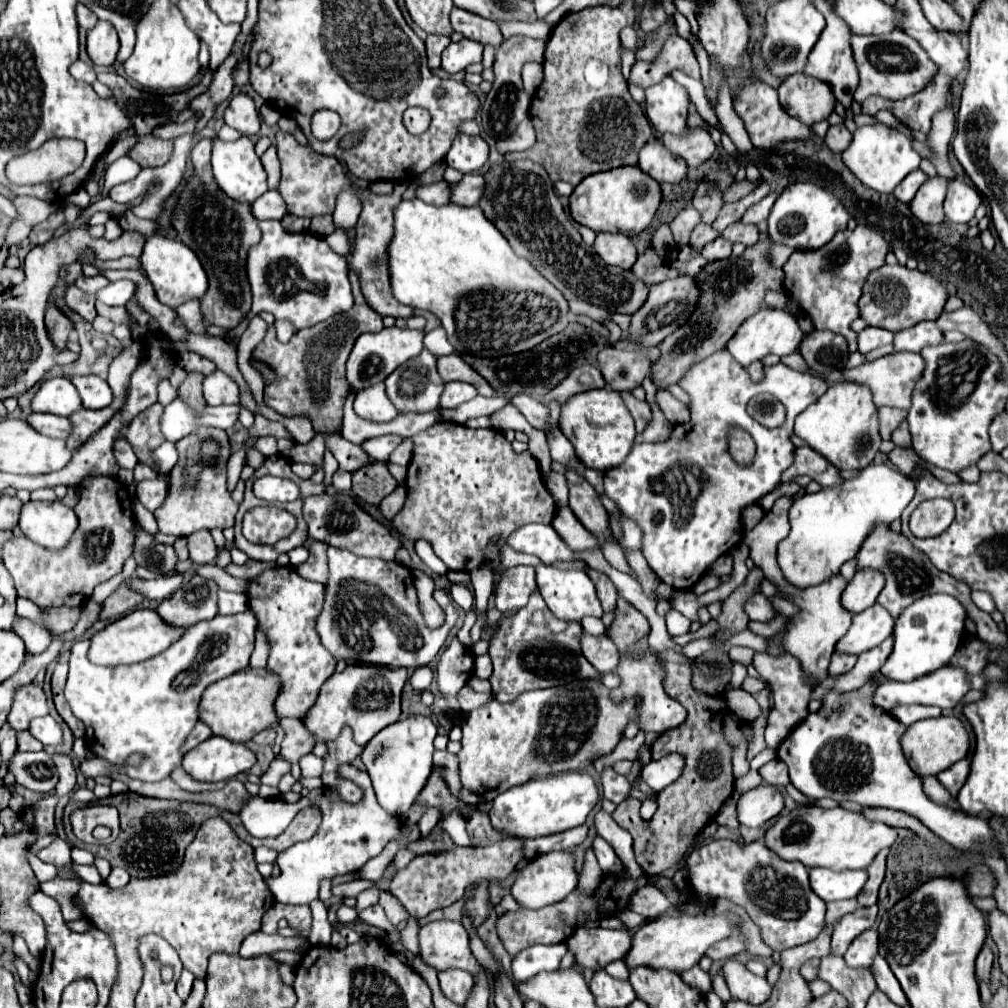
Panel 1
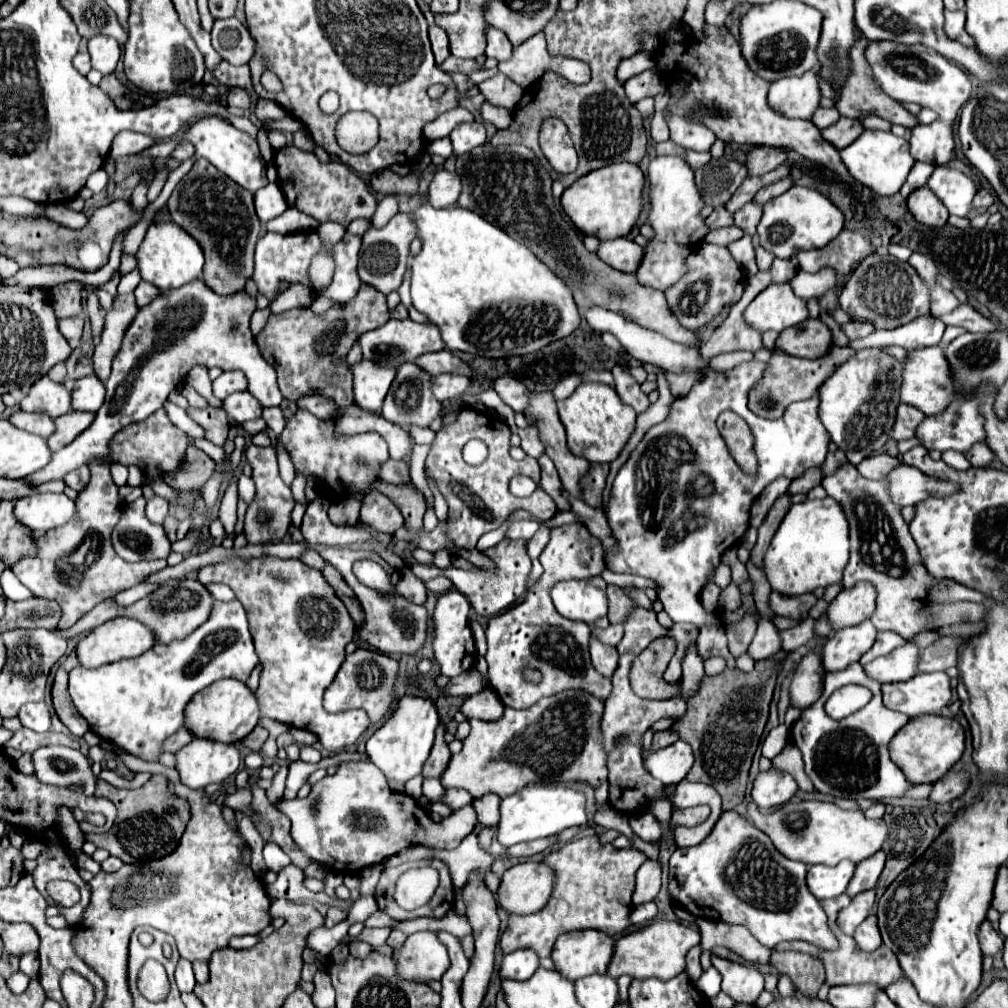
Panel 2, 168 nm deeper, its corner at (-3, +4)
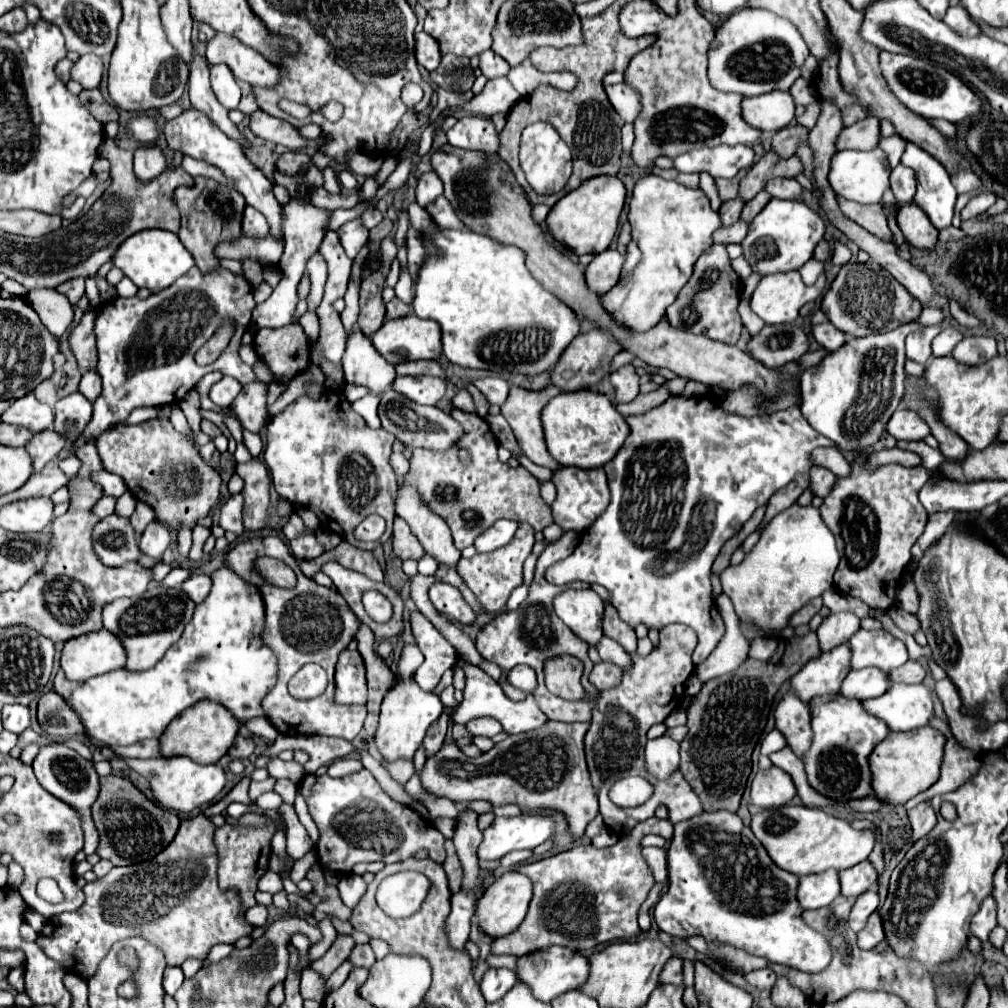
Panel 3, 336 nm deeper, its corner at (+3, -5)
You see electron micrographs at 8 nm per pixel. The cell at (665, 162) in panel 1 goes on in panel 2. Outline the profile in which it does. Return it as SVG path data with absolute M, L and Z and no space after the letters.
M655 157L647 167L649 195L651 195L651 215L649 223L655 229L655 237L649 241L645 249L645 257L637 269L639 283L647 287L655 287L665 291L685 273L683 259L691 253L691 249L701 243L707 235L705 221L699 211L703 209L703 201L699 191L695 189L693 171L681 157Z

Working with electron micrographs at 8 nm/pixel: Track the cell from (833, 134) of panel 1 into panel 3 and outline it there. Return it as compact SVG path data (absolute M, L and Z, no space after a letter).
M867 116L861 122L855 122L853 126L843 128L837 140L837 150L847 150L847 148L873 150L873 146L877 146L879 140L881 140L879 118Z

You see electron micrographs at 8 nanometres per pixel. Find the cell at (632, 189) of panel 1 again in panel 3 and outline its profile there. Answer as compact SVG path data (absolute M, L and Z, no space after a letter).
M589 178L589 182L583 182L579 188L563 196L549 212L545 224L553 240L559 244L565 244L573 254L591 254L591 252L603 252L611 244L619 214L625 204L625 186L619 178Z

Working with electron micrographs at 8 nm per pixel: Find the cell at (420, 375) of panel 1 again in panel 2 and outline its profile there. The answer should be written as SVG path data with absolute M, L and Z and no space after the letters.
M403 363L397 369L397 375L395 375L391 389L389 389L389 395L383 401L383 417L391 423L397 423L397 425L427 427L441 411L441 403L431 393L431 379L433 379L433 375L429 375L419 365Z

